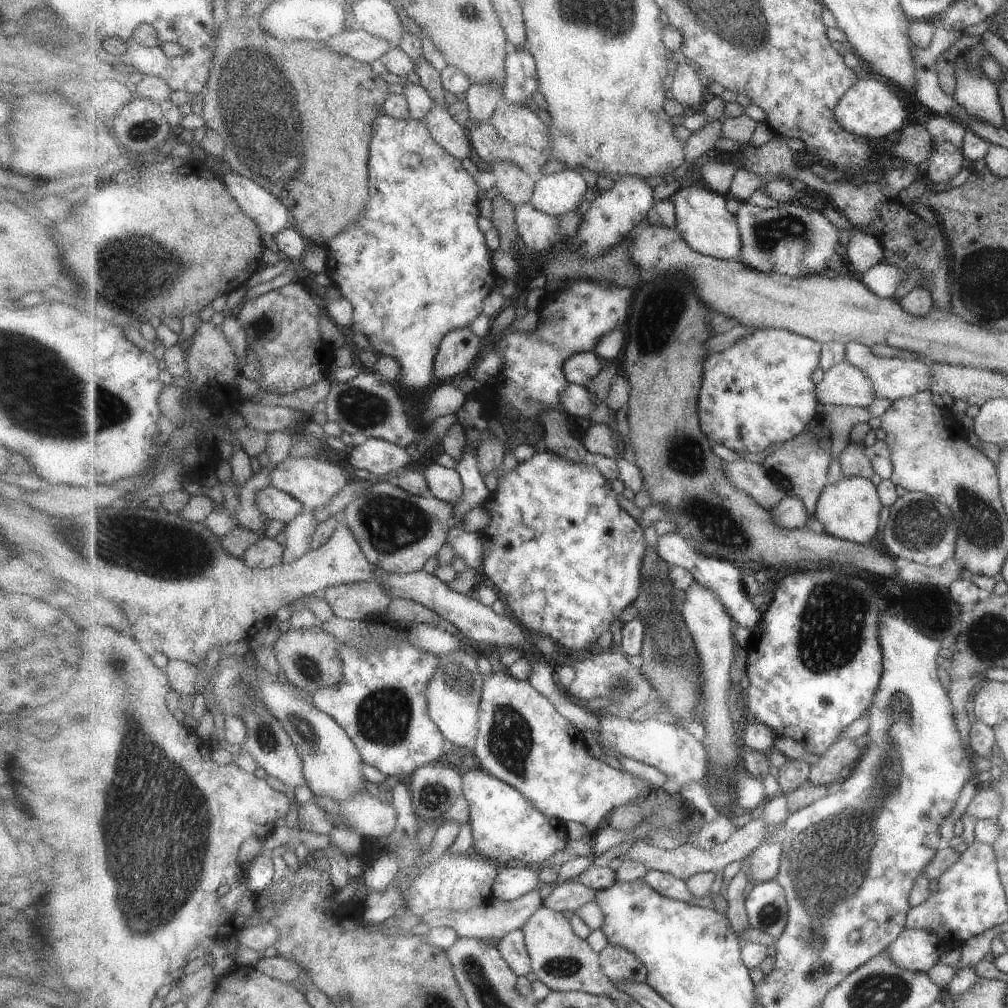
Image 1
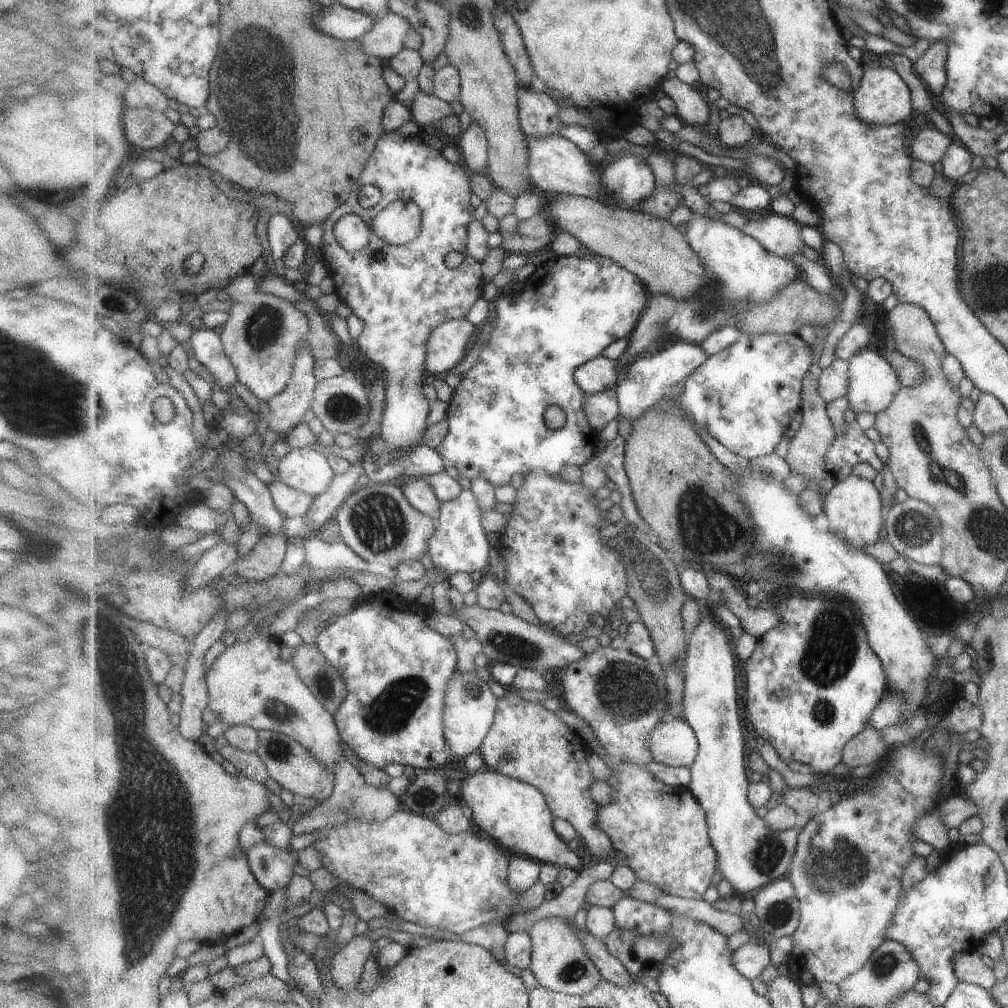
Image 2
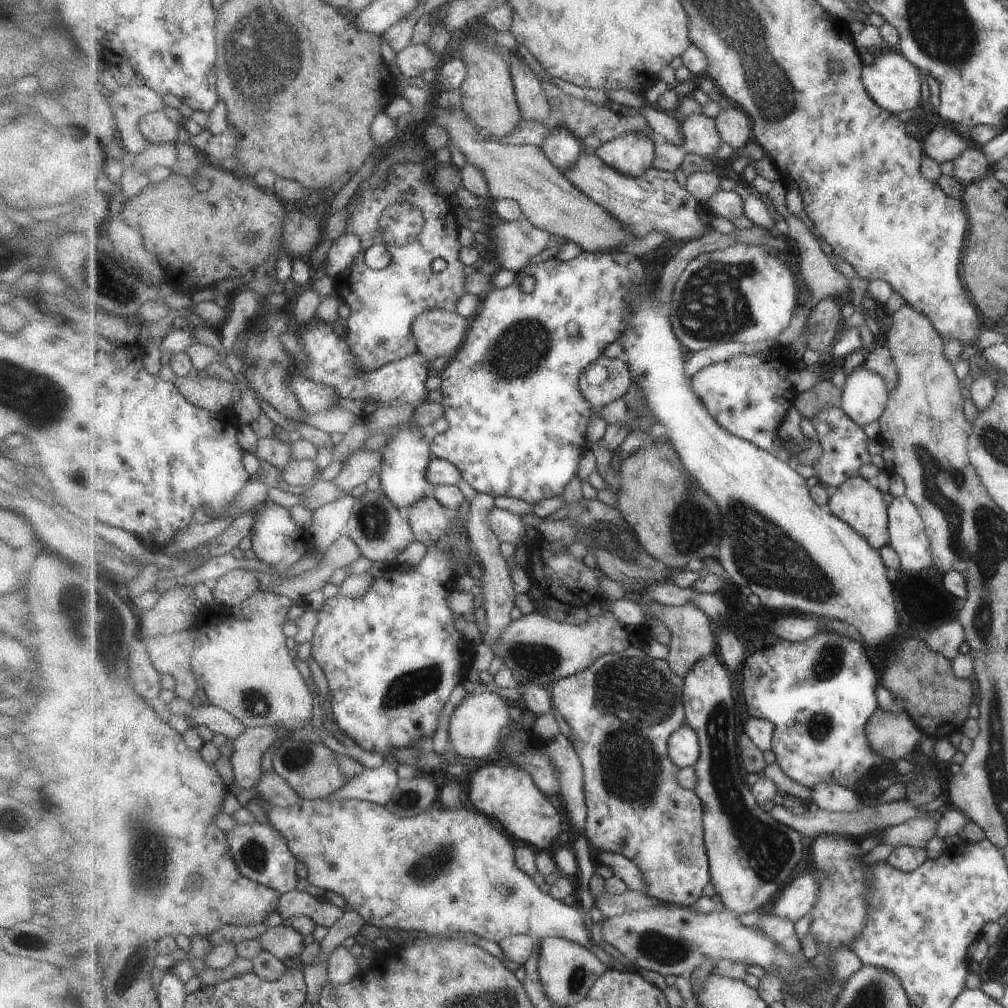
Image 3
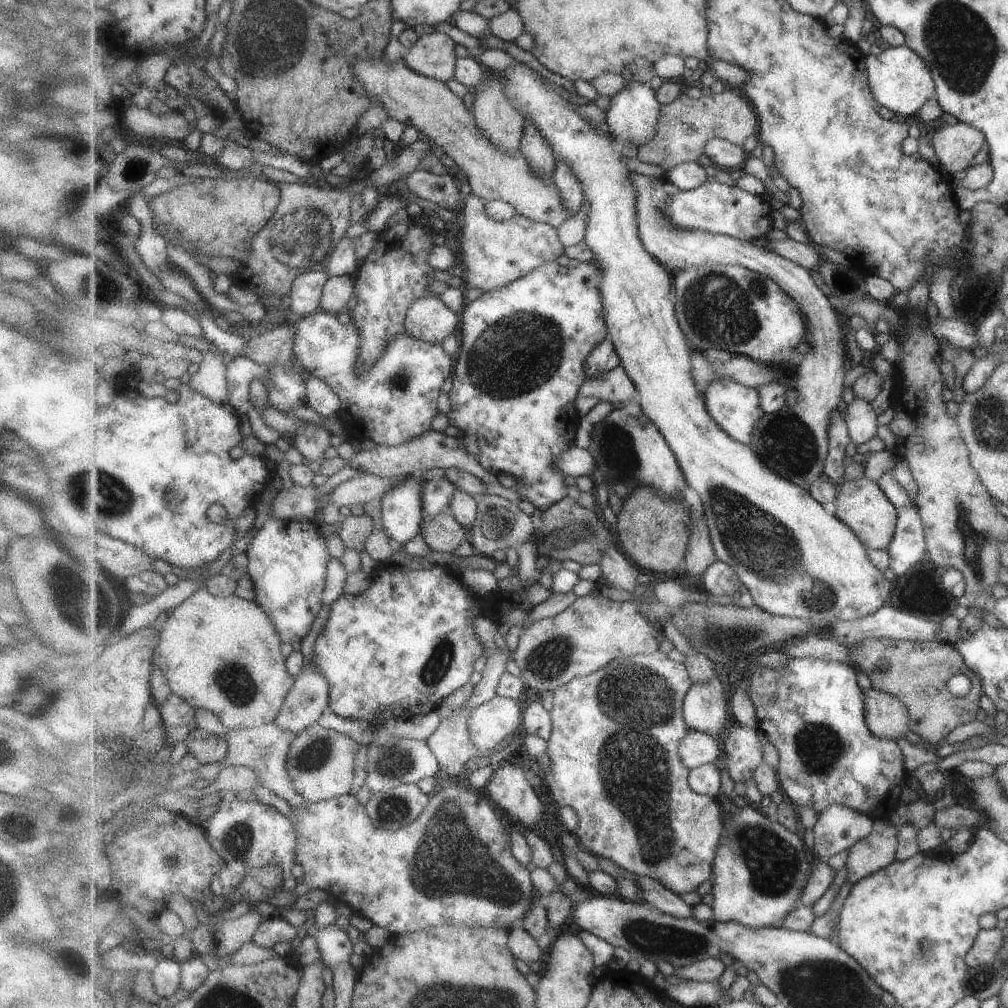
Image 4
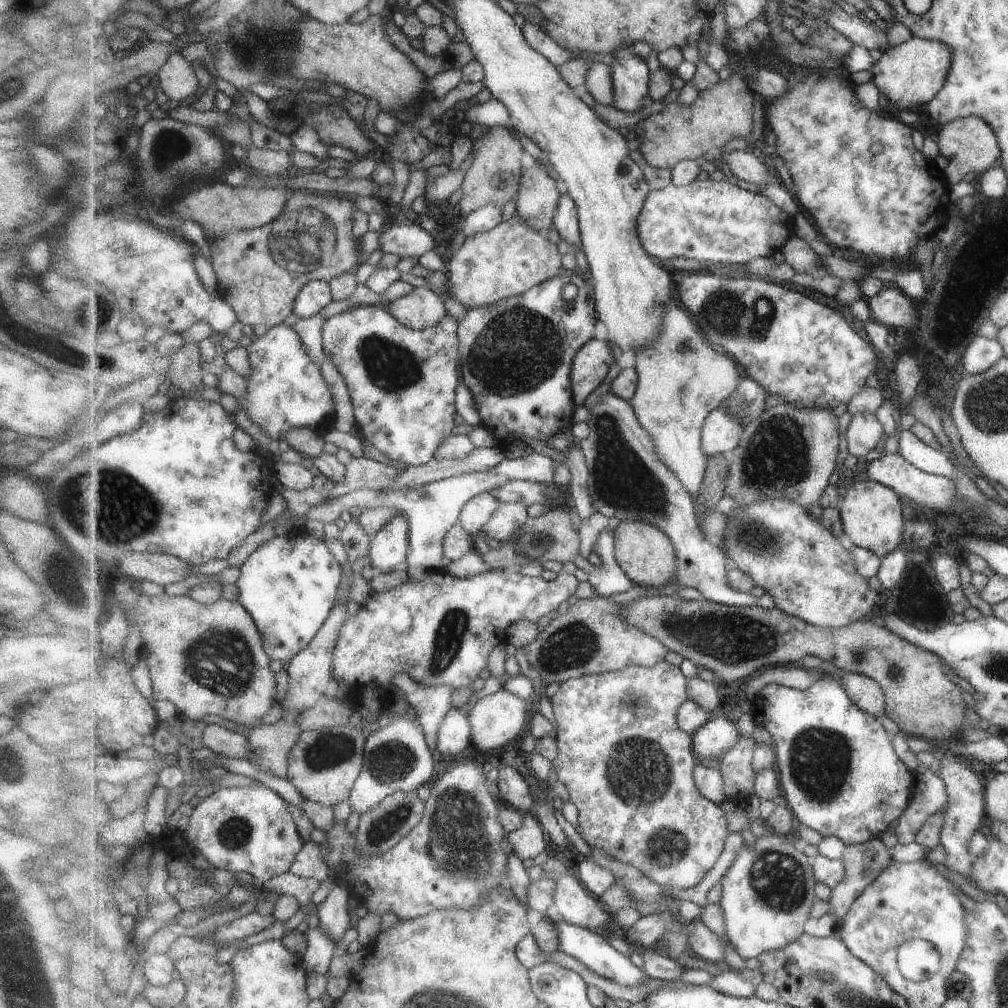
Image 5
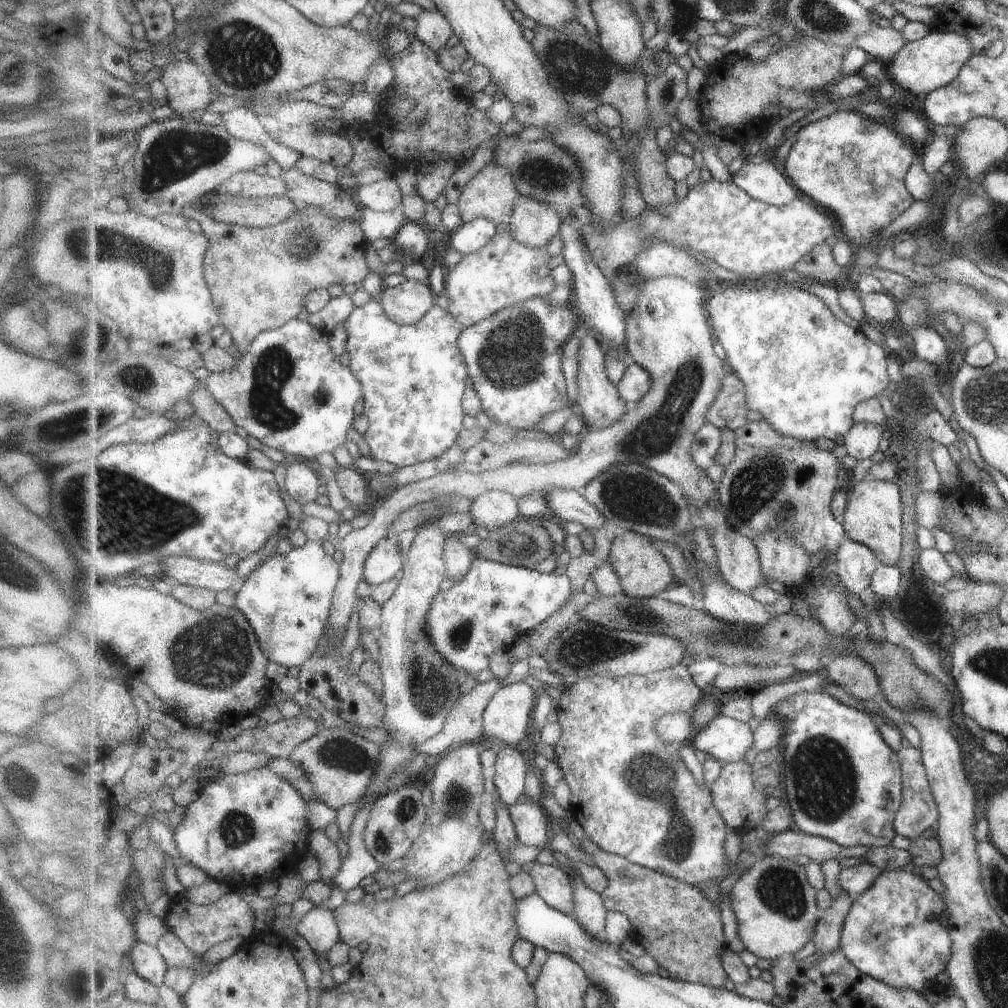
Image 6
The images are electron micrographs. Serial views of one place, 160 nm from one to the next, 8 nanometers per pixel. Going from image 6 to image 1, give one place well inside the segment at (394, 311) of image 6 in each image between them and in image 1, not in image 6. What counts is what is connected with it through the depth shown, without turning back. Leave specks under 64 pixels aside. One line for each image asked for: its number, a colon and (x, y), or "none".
1: (458, 350)
2: (447, 349)
3: (439, 332)
4: (429, 319)
5: (422, 308)

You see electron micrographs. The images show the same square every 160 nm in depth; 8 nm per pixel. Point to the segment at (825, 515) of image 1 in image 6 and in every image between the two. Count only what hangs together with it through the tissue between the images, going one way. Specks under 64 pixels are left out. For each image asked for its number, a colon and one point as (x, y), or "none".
2: (853, 507)
3: (857, 501)
4: (860, 504)
5: (872, 516)
6: (874, 515)

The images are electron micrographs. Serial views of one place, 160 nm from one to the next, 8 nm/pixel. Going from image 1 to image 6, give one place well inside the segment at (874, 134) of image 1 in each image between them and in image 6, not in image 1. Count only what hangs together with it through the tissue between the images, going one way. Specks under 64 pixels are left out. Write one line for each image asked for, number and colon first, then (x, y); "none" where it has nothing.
2: (884, 97)
3: (893, 82)
4: (901, 80)
5: (914, 72)
6: (920, 67)

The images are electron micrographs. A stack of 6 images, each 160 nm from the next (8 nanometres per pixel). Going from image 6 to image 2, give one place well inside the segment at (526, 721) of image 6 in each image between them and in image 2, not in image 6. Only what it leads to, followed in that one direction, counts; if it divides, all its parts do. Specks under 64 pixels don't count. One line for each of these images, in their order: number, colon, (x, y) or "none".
2: (471, 705)
3: (476, 726)
4: (491, 722)
5: (496, 720)

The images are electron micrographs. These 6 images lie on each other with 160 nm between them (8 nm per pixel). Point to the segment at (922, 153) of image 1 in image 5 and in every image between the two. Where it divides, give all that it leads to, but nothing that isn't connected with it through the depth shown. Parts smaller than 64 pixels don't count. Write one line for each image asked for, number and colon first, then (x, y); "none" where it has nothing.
2: (930, 145)
3: (941, 145)
4: (956, 146)
5: (969, 143)

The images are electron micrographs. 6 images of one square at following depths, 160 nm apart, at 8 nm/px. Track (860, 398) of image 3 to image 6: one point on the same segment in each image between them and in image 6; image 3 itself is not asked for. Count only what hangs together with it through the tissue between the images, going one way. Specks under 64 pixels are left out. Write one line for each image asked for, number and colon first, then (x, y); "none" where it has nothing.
4: (862, 419)
5: (863, 435)
6: (862, 441)

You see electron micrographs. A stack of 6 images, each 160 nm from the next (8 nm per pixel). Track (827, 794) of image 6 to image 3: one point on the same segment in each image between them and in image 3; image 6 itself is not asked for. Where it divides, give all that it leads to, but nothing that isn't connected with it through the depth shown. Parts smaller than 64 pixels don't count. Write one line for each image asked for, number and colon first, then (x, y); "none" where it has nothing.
3: (820, 693)
4: (813, 711)
5: (838, 768)

